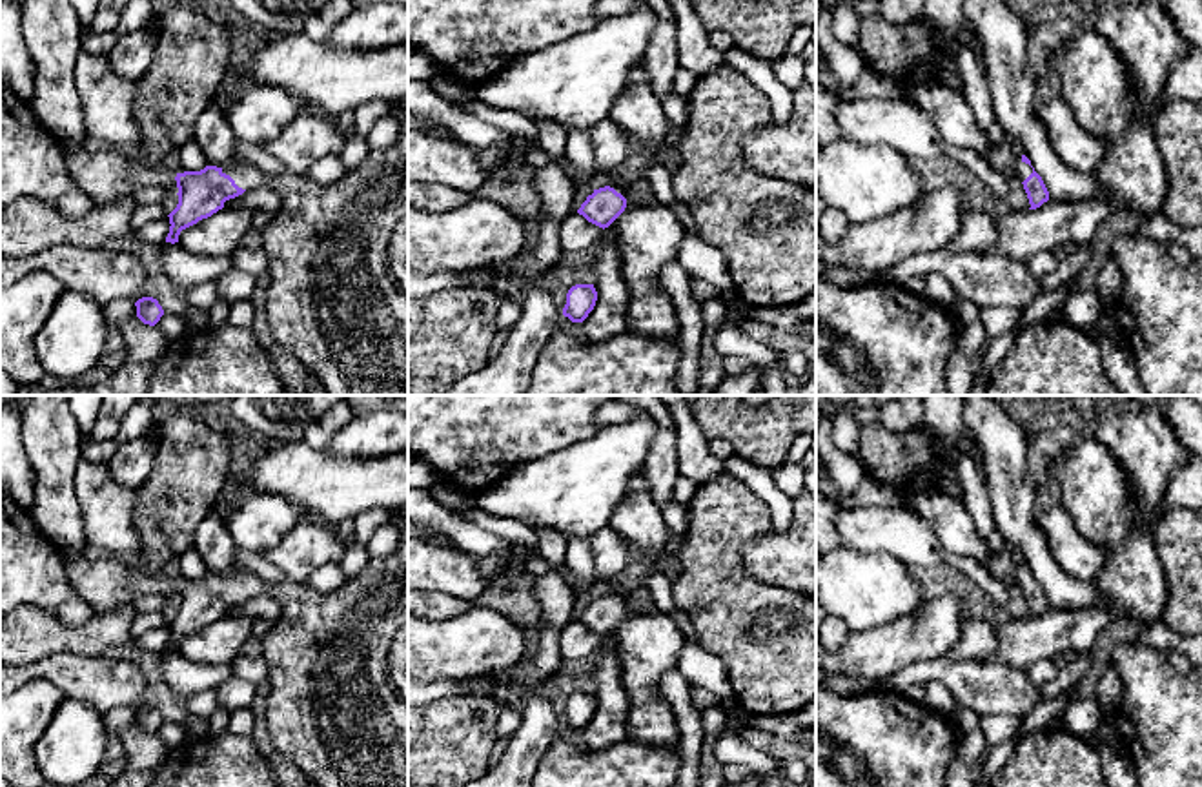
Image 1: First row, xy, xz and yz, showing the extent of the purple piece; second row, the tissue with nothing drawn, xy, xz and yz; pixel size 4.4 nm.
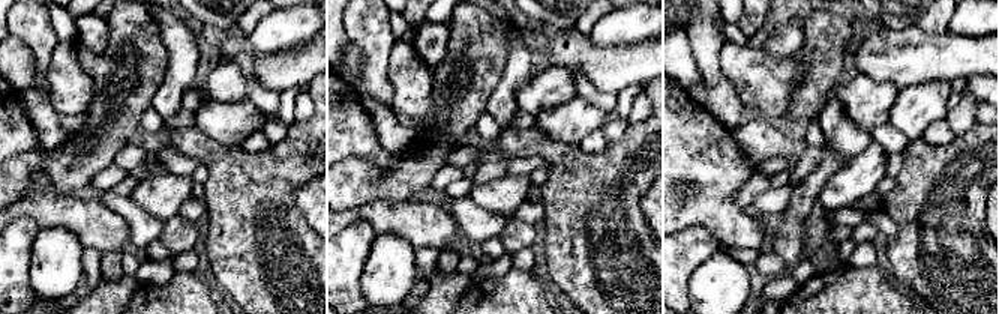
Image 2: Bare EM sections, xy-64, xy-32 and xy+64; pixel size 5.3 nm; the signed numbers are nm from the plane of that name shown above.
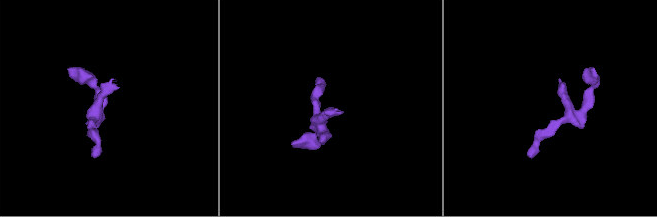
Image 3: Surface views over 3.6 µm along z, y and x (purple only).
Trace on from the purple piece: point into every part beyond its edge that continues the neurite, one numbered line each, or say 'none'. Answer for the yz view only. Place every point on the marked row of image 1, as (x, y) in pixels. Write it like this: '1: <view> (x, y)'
1: yz (1022, 170)

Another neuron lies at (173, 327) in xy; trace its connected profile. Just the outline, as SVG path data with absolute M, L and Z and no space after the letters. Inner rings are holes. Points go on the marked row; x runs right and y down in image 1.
M164 313L157 326L169 341L177 341L178 337L188 333L189 328L186 319L175 313Z

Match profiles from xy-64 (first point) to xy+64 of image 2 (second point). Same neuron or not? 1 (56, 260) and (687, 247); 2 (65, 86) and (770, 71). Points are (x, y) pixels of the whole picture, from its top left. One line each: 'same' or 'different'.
1: different
2: same

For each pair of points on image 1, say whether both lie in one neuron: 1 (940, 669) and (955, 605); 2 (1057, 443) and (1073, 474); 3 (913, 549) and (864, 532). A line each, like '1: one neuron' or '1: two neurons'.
1: two neurons
2: two neurons
3: one neuron

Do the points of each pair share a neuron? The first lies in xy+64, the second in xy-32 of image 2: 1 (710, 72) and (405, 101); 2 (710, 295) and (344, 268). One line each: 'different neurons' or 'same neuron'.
1: different neurons
2: different neurons

